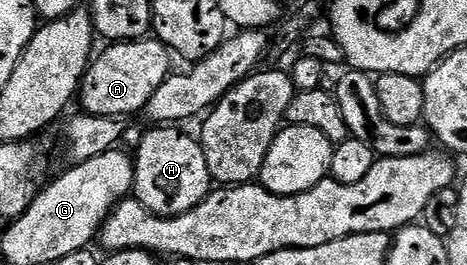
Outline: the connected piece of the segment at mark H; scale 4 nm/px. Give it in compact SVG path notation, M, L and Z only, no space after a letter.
M155 126L143 136L143 141L139 144L139 149L133 152L133 163L135 165L135 186L133 189L134 199L150 210L155 216L180 216L193 206L197 206L207 197L207 193L212 191L213 181L209 174L209 166L205 162L203 145L198 139L186 136L175 126Z

